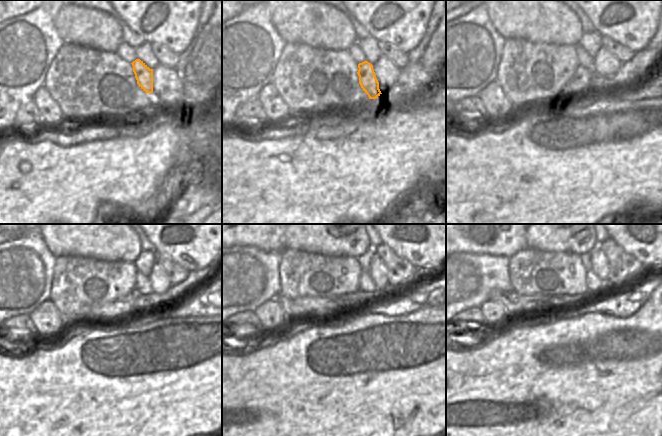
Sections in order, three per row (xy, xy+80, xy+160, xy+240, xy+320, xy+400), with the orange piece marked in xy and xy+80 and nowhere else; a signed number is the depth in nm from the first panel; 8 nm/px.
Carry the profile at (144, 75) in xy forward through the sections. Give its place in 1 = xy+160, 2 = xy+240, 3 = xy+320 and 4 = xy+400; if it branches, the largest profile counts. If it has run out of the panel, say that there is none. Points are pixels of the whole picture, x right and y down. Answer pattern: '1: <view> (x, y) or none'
1: xy+160 (580, 82)
2: xy+240 (125, 305)
3: xy+320 (302, 306)
4: xy+400 (514, 303)

